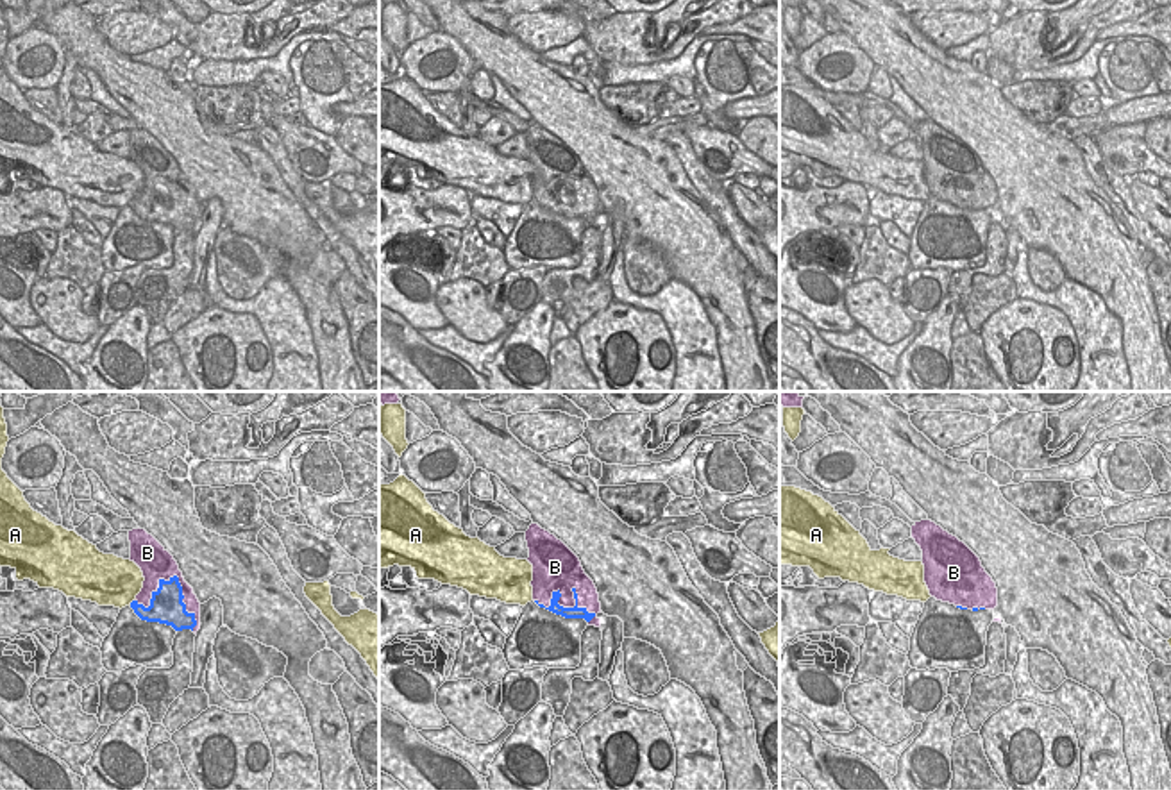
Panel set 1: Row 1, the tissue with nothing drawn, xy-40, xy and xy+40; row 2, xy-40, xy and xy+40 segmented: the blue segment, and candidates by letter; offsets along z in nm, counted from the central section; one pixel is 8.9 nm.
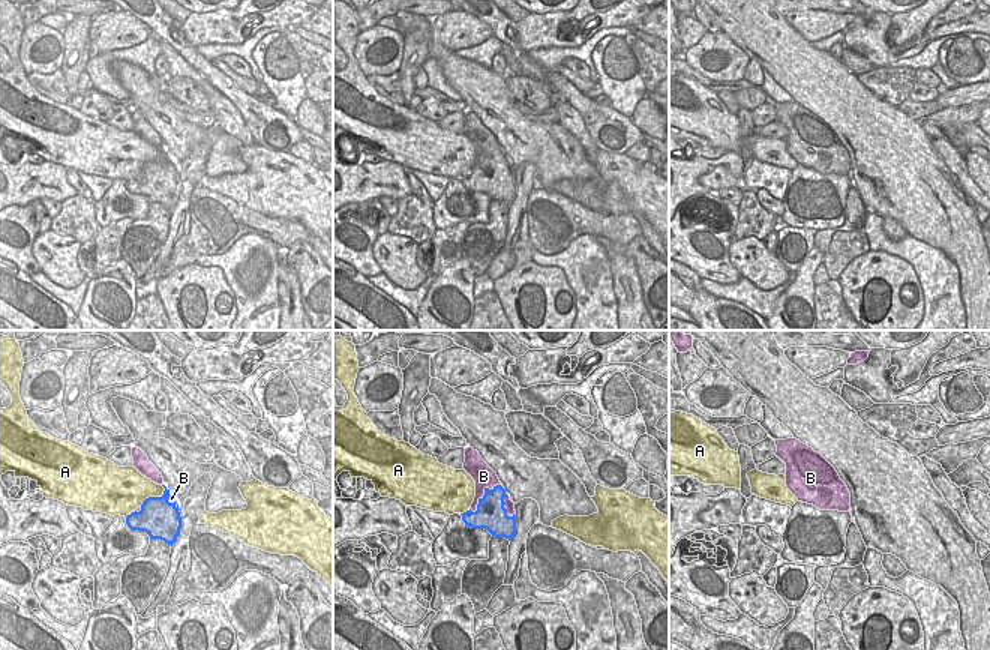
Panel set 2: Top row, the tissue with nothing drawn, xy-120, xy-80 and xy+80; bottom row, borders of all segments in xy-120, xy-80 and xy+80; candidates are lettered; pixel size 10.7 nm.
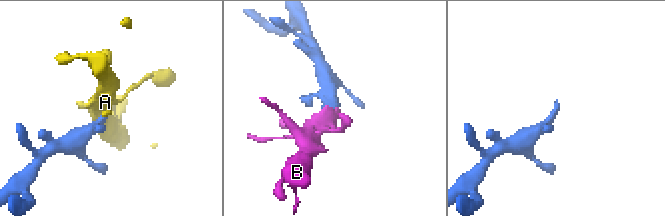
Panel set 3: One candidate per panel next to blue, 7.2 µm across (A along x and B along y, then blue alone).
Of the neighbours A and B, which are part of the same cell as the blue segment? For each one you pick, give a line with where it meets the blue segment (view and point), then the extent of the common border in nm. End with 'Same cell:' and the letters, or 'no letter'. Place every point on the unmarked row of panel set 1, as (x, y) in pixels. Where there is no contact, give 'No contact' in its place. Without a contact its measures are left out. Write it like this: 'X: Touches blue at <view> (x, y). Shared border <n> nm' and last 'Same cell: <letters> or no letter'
B: Touches blue at xy (558, 199). Shared border 600 nm
Same cell: B

